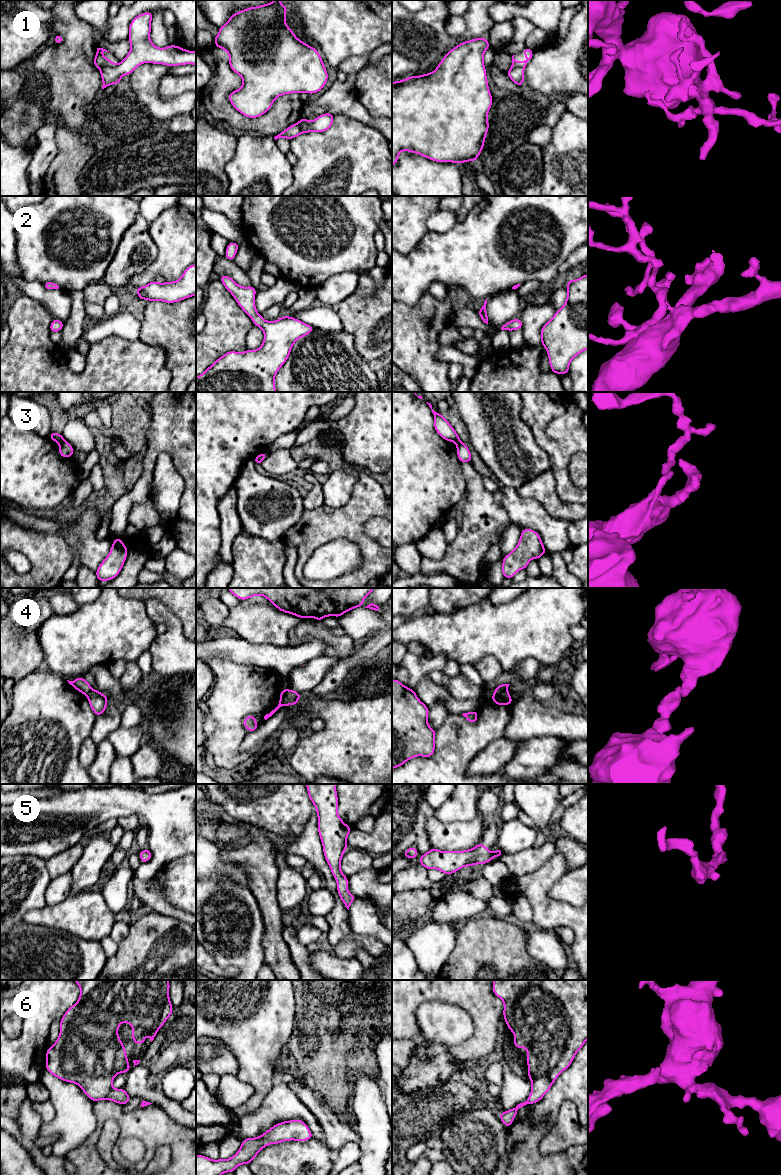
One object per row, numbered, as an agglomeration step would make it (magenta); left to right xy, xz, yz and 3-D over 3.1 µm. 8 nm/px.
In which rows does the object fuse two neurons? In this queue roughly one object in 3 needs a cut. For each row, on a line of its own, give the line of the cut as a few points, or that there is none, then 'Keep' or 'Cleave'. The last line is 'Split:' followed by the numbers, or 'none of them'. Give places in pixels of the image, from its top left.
1: Split along xy (116, 65), (100, 69). Cleave
2: No split. Keep
3: Split along xy (63, 440), (59, 443). Cleave
4: Split along xz (286, 689), (283, 705). Cleave
5: No split. Keep
6: No split. Keep
Split: 1, 3, 4

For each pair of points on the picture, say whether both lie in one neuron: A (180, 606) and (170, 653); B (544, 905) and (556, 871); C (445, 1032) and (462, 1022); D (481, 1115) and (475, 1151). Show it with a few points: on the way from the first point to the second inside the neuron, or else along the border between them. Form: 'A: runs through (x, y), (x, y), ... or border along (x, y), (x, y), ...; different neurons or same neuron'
A: border along (161, 601), (180, 621), (185, 637); different neurons
B: runs through (543, 897), (543, 884), (548, 879); same neuron
C: runs through (449, 1028), (452, 1025), (458, 1024); same neuron
D: runs through (481, 1124), (479, 1135), (475, 1142); same neuron

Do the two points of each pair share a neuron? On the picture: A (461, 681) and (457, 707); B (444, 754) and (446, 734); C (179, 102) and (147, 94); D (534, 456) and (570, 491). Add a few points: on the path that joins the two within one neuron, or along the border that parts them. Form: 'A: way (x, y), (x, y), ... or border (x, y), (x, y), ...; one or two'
A: border (446, 688), (456, 699), (481, 698); two
B: way (446, 749), (446, 739); one
C: way (171, 104), (157, 104), (155, 102); one
D: border (540, 447), (547, 455), (551, 468); two

